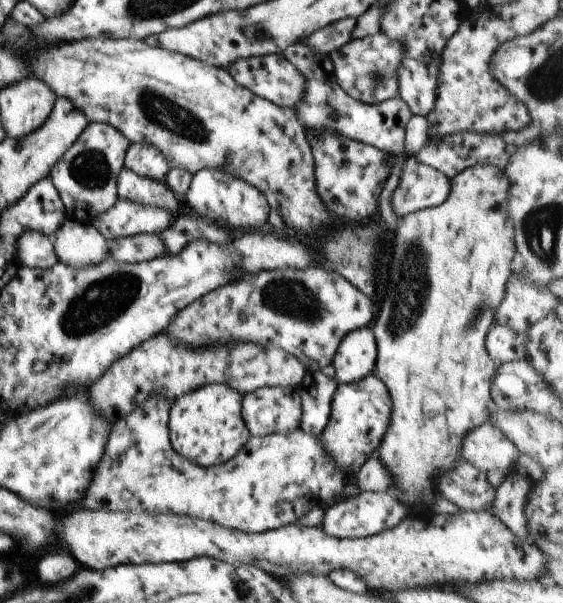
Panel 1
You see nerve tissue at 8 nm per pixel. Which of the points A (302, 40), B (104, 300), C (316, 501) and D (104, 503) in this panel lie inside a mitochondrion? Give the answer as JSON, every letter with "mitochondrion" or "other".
{"A":"other","B":"mitochondrion","C":"other","D":"other"}

